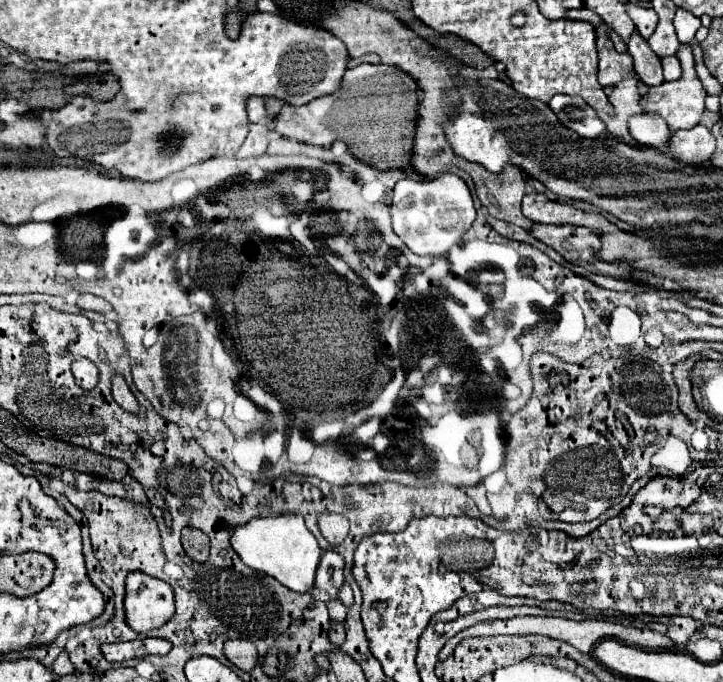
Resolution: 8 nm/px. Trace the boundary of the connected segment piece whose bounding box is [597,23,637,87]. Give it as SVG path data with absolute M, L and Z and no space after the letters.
M601 23L597 27L597 53L599 53L599 83L603 87L617 85L623 81L623 77L635 77L633 57L631 53L617 53L609 33L613 29L607 23Z

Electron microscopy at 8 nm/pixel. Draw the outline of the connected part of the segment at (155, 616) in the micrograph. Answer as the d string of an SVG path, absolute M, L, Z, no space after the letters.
M129 573L125 593L127 623L137 633L165 625L175 615L173 587L145 573Z

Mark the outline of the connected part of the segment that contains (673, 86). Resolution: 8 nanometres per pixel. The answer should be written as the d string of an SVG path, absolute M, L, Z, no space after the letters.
M681 43L679 51L677 51L677 59L683 61L683 77L679 81L665 81L661 85L649 87L647 95L643 95L641 101L639 101L639 105L645 113L653 113L653 115L663 117L671 133L677 133L679 129L691 129L699 123L699 119L703 115L703 109L705 109L705 95L707 95L699 77L697 77L697 73L695 73L691 45Z

